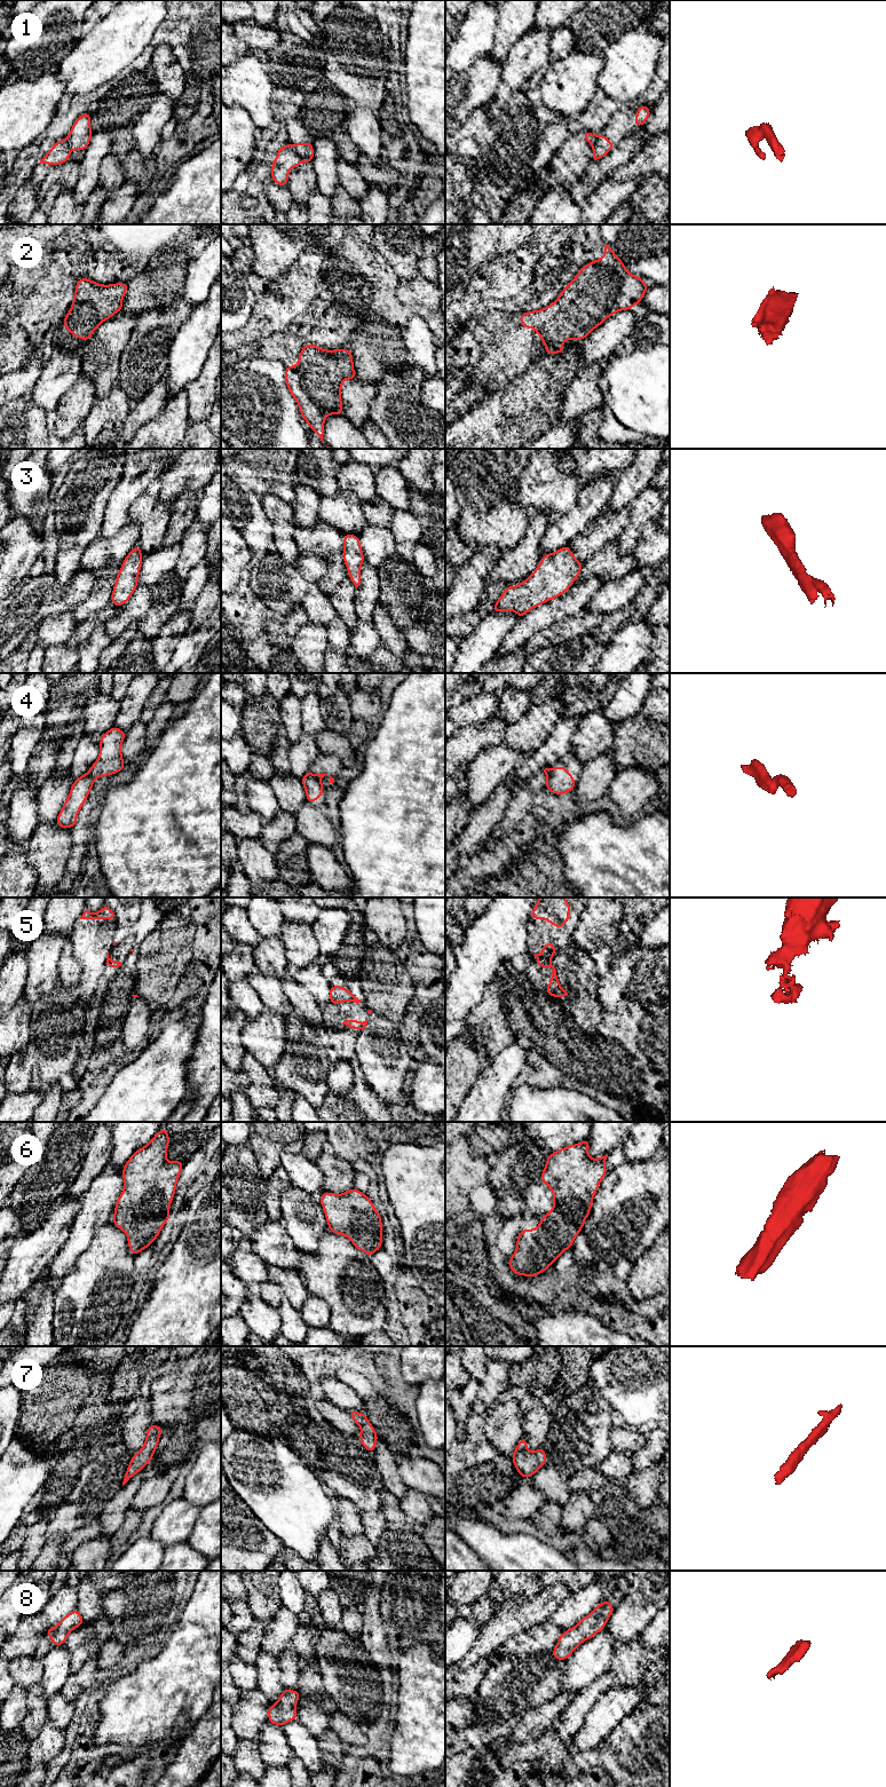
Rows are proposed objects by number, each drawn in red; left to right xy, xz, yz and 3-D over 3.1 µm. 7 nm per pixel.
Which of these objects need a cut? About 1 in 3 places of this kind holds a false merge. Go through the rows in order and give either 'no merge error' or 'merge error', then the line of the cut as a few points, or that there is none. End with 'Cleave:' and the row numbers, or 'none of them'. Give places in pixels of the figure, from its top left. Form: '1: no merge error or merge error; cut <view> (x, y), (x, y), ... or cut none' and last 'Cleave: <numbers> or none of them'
1: merge error; cut xz (289, 144), (302, 161)
2: no merge error; cut none
3: no merge error; cut none
4: merge error; cut xy (88, 772), (93, 780)
5: no merge error; cut none
6: no merge error; cut none
7: no merge error; cut none
8: no merge error; cut none
Cleave: 1, 4

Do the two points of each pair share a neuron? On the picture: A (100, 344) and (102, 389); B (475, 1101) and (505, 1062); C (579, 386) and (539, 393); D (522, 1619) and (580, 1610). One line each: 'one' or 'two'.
A: one
B: one
C: two
D: two

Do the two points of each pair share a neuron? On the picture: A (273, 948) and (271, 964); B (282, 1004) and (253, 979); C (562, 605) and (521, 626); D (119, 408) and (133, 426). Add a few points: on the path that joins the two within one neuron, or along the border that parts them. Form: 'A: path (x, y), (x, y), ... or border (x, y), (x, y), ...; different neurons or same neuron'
A: path (271, 951), (271, 961); same neuron
B: path (275, 997), (260, 982); same neuron
C: path (552, 611), (531, 622); same neuron
D: border (132, 403), (128, 414), (123, 420); different neurons

